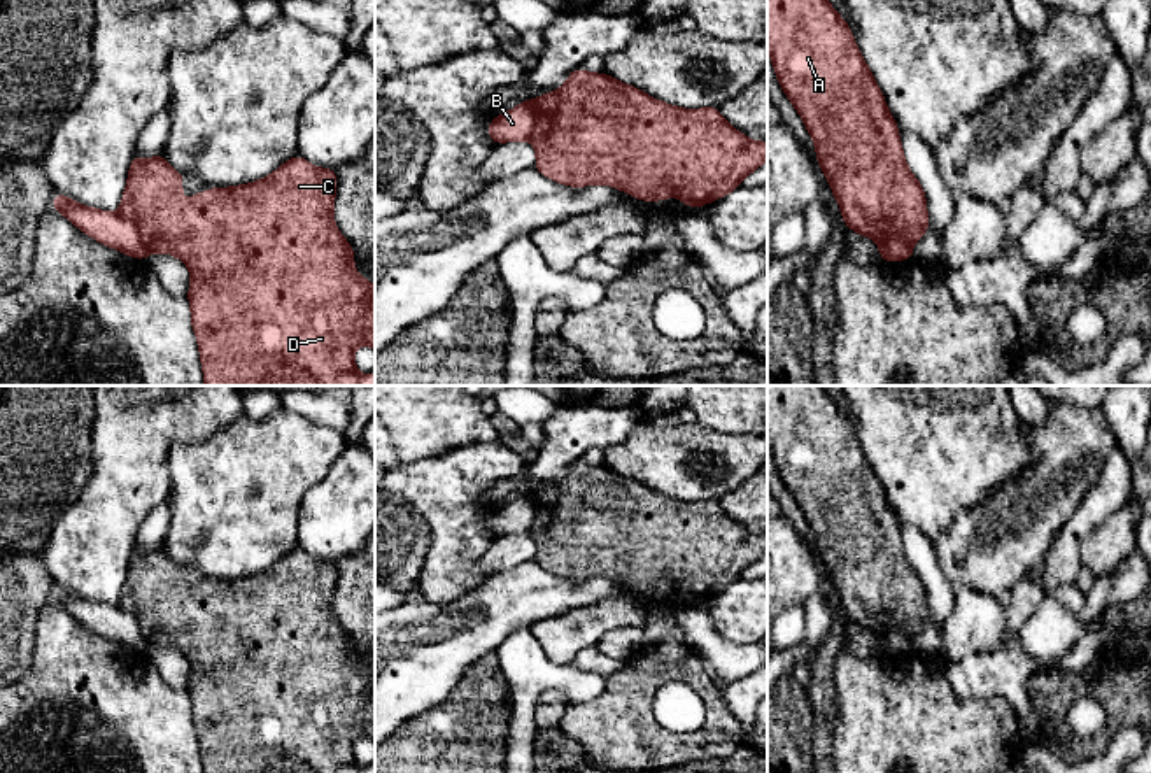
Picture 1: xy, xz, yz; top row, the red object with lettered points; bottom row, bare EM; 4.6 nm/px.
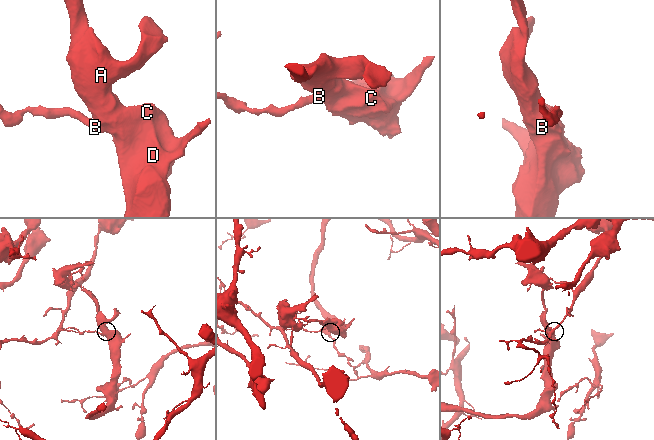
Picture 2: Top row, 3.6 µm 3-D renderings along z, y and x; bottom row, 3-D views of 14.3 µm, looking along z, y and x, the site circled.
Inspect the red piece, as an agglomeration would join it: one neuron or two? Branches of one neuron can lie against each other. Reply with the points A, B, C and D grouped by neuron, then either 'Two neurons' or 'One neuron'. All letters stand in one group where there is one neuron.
Groups: A C D / B. Two neurons

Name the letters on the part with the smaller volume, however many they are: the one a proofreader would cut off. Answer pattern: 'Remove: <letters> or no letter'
Remove: A, C, D

